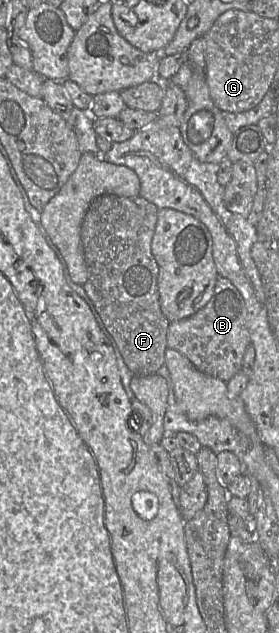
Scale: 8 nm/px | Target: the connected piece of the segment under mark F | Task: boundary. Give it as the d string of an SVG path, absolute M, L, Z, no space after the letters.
M105 194L97 197L89 206L82 223L81 236L84 246L85 258L88 267L88 278L83 285L84 291L95 307L96 312L101 318L105 329L112 337L113 346L121 355L124 364L134 375L157 374L157 371L165 364L165 351L167 349L167 332L170 322L164 316L160 307L158 292L158 264L152 254L151 242L155 232L158 219L158 208L143 197L122 197L113 194Z

